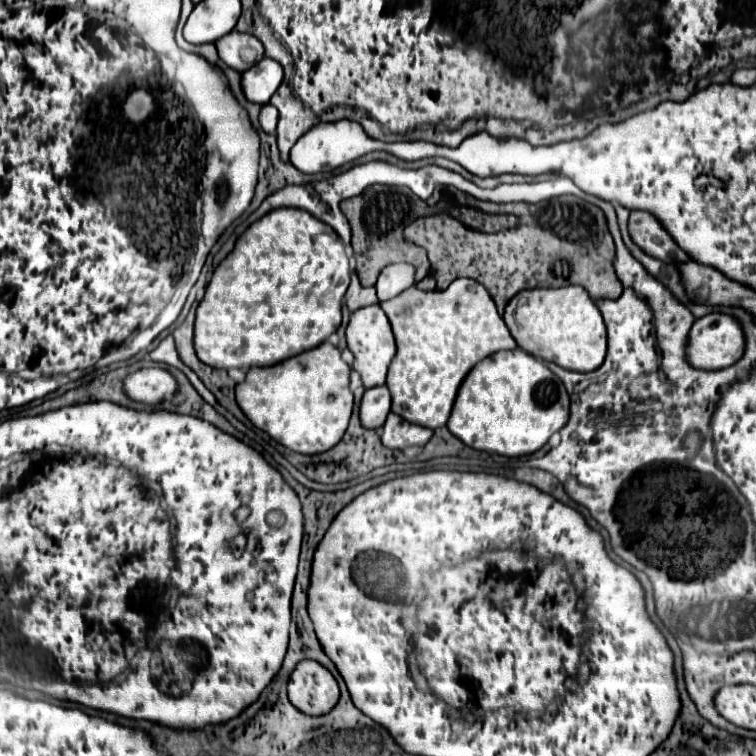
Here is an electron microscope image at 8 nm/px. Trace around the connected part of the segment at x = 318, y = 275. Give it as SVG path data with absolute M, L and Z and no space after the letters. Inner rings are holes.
M275 208L275 212L269 212L267 216L259 218L257 222L253 222L235 242L235 248L227 254L227 258L215 268L213 278L205 290L205 298L197 308L197 318L195 318L195 352L199 356L201 362L209 364L211 368L241 368L241 370L249 370L255 366L273 366L279 364L291 356L297 356L299 352L311 350L319 344L323 344L339 326L341 326L341 302L345 296L345 290L349 286L349 260L343 248L343 242L339 240L339 234L323 224L319 218L311 216L307 210L299 210L299 208Z

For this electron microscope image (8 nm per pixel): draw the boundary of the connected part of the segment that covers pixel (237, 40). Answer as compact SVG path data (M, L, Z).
M237 30L229 32L221 40L215 42L219 58L233 70L245 72L255 62L263 58L263 46L261 42L251 34L241 34Z

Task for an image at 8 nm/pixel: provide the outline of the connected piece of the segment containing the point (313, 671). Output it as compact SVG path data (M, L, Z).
M301 660L289 678L289 700L305 714L327 714L339 700L333 674L315 660Z

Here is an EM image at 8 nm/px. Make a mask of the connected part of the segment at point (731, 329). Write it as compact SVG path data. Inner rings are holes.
M711 312L699 320L695 320L691 332L689 332L689 362L695 364L695 368L703 370L715 370L715 368L727 368L735 364L745 352L745 332L741 322L725 312Z

